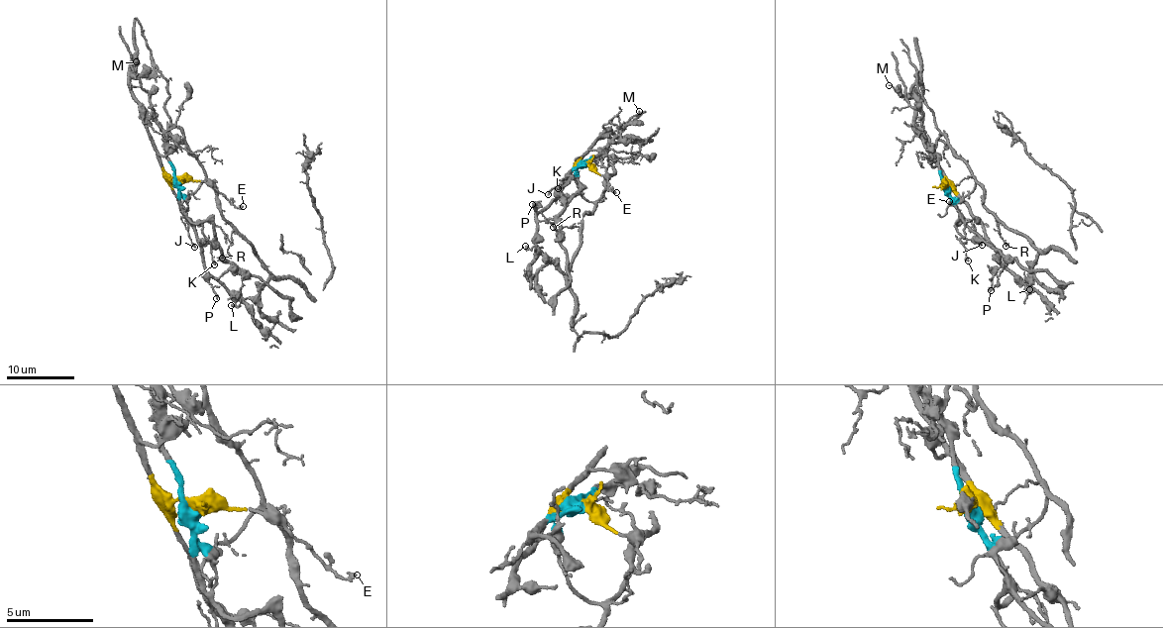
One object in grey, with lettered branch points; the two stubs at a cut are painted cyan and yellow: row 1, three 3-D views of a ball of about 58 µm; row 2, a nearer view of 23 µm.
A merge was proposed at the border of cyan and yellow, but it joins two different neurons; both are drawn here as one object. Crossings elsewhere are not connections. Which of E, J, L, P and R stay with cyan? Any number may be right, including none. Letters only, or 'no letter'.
J, L, R

